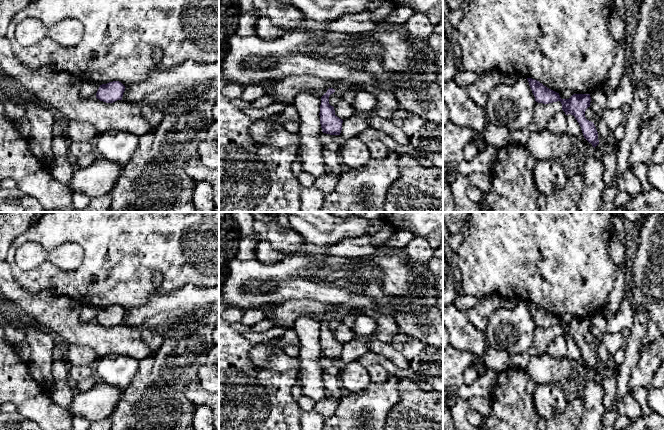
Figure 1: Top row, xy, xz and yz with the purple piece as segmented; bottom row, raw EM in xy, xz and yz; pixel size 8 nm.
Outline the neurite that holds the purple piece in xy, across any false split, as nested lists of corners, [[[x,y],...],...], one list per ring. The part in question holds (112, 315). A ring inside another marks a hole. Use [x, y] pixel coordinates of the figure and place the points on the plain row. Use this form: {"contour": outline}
{"contour": [[[119,305],[102,308],[96,317],[96,322],[106,327],[122,324],[125,312],[126,311]]]}

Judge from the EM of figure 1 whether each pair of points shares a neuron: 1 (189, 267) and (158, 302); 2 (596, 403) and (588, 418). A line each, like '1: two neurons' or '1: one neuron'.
1: two neurons
2: one neuron

